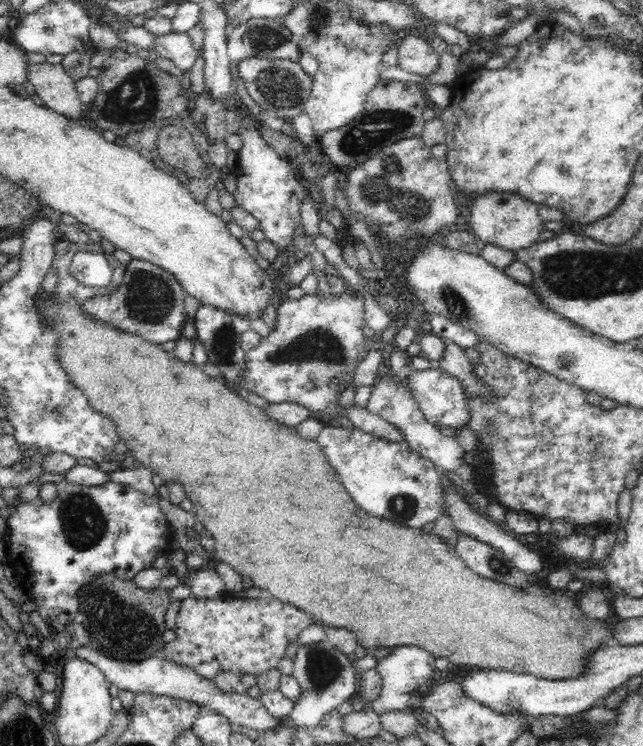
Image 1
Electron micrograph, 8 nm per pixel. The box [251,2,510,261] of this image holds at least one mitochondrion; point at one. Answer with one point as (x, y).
(384, 187)

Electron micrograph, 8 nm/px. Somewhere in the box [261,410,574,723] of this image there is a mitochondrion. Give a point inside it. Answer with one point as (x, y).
(322, 665)

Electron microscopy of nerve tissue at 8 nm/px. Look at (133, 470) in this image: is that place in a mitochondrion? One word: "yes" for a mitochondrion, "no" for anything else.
no

